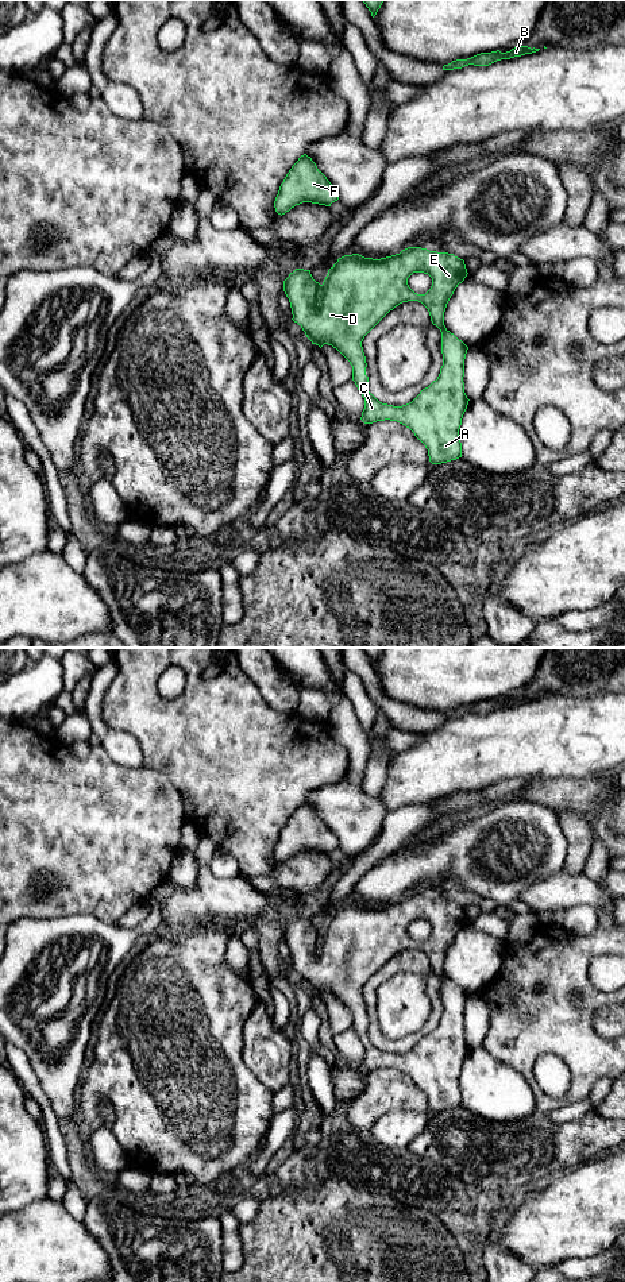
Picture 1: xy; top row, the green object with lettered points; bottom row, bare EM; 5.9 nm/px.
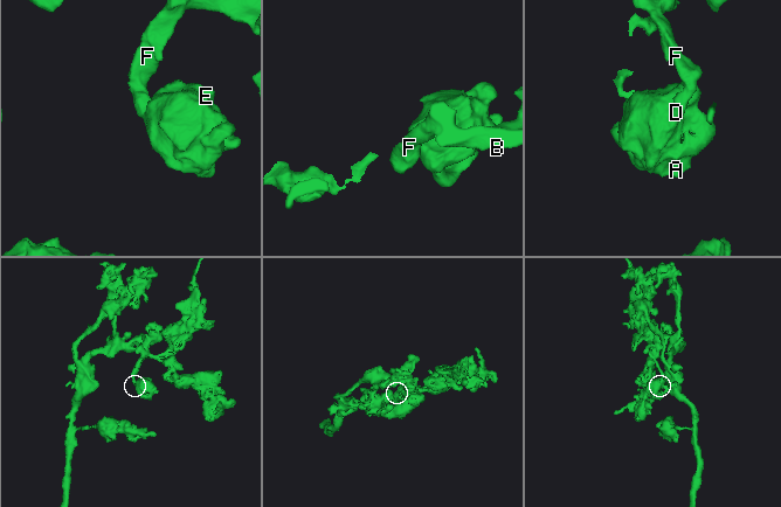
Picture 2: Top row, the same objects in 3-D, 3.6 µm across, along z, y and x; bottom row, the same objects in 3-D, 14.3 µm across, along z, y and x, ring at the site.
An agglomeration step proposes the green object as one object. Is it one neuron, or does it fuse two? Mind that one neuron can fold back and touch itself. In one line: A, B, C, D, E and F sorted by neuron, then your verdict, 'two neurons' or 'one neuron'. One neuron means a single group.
A B C D E F | one neuron

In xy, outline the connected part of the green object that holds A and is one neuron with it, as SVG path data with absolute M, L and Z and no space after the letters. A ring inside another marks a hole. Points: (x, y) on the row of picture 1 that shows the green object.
M408 247L400 254L381 259L364 258L359 254L344 255L328 270L321 285L313 279L310 270L304 269L296 269L283 281L283 291L292 308L292 320L302 328L312 344L320 348L324 344L332 345L352 366L352 381L364 398L360 420L364 424L390 420L405 425L425 445L432 464L462 457L459 429L470 401L463 382L468 347L445 328L444 312L455 289L467 274L464 260L454 254ZM413 273L424 273L432 278L432 286L425 294L417 294L409 287L408 278ZM408 301L421 302L428 309L432 324L440 329L443 366L437 379L423 389L412 402L393 406L379 402L369 391L367 363L362 341L390 310Z

